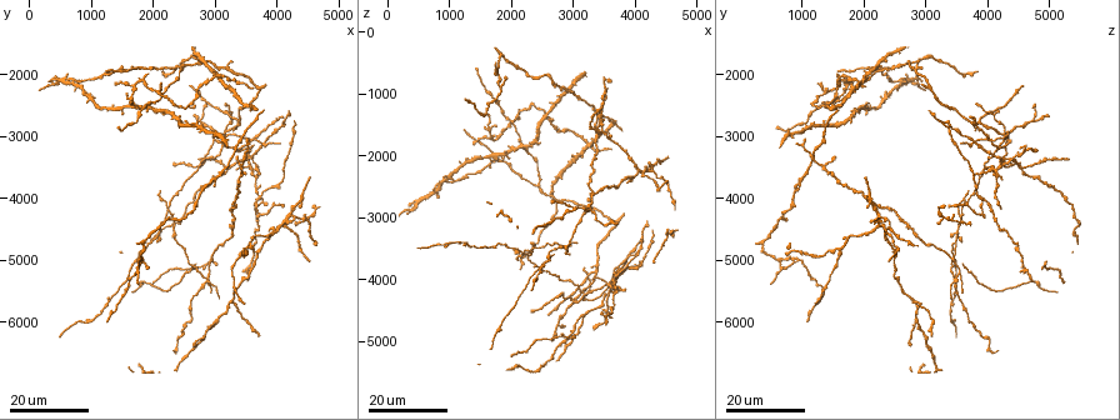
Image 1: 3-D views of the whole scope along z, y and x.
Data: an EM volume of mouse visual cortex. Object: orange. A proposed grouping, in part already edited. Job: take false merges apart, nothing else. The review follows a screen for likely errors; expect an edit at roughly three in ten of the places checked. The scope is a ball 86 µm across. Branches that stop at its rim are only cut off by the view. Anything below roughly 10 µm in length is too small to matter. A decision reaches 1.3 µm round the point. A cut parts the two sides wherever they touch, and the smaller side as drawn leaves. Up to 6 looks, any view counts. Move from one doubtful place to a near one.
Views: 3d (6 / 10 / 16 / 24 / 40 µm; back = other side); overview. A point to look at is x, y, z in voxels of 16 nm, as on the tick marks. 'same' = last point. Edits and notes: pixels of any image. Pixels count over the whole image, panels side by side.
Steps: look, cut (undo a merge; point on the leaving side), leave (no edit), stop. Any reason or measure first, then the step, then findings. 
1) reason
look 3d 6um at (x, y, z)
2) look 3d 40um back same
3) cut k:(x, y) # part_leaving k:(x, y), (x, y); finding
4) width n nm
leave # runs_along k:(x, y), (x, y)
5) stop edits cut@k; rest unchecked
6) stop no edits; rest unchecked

side arm on a straight run
look 3d 24um at (2950, 5250, 3450)

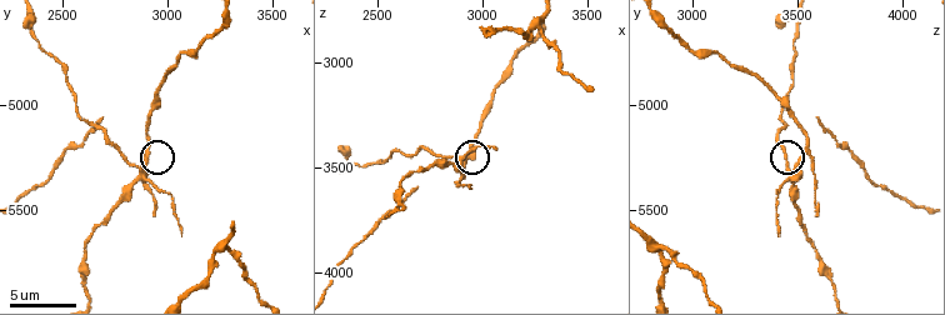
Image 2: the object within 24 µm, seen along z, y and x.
look 3d 6um at (2890, 5300, 3490)

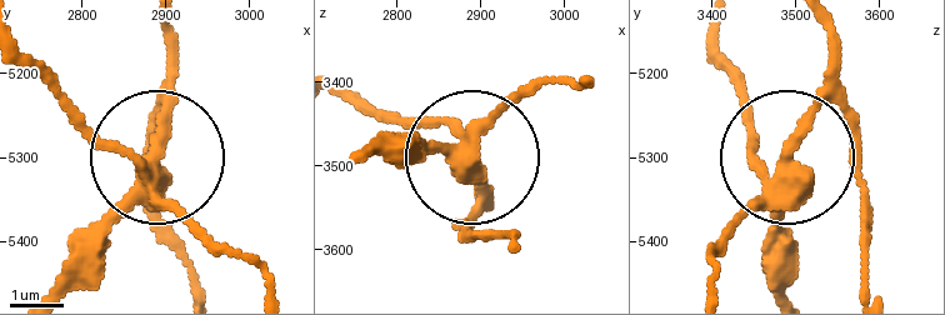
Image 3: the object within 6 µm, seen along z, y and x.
width 310 nm
cut 3:(96, 141) # part_leaving 3:(156, 188), (26, 58); a second cell is stuck on

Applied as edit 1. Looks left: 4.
look 3d 16um at (4150, 4350, 2250)

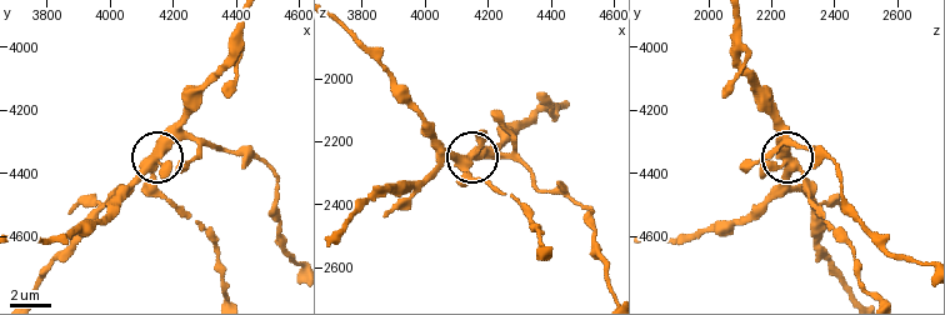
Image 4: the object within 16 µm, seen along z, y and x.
closer look
look 3d 10um at (4120, 4380, 2280)

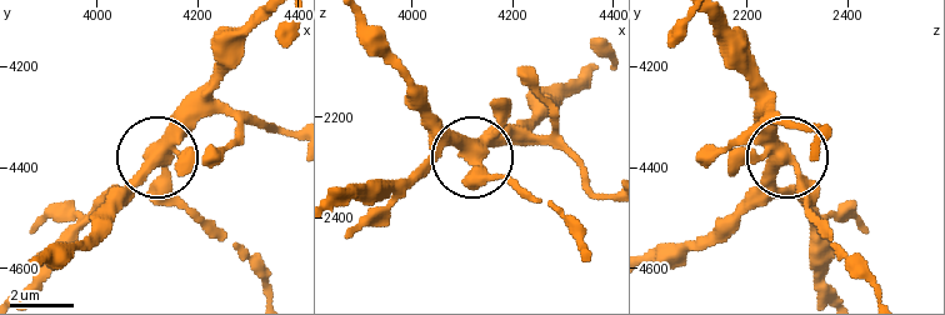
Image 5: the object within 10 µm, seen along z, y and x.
width 390 nm
leave # runs_along 5:(604, 196), (555, 149), (483, 146), (486, 170), (529, 200); all the same cell

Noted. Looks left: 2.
arms part here
look 3d 16um at (3650, 4050, 3900)

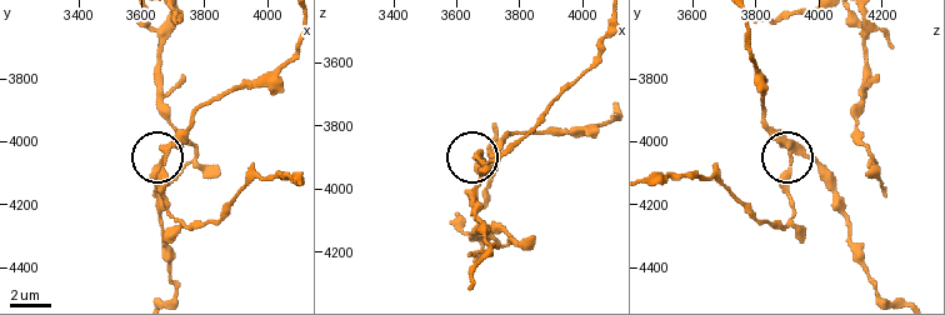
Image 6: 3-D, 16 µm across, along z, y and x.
look 3d 6um at (3680, 4040, 3910)

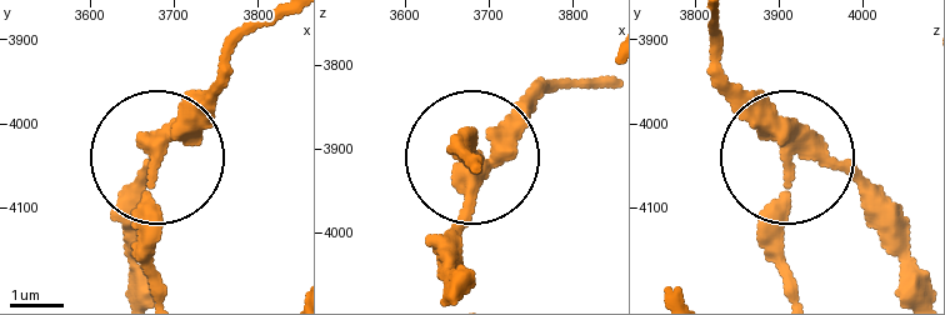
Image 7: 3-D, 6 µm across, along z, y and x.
leave # runs_along 7:(918, 256), (851, 175), (788, 158), (721, 73); one cell here

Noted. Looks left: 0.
stop edits cut@3; rest unchecked

